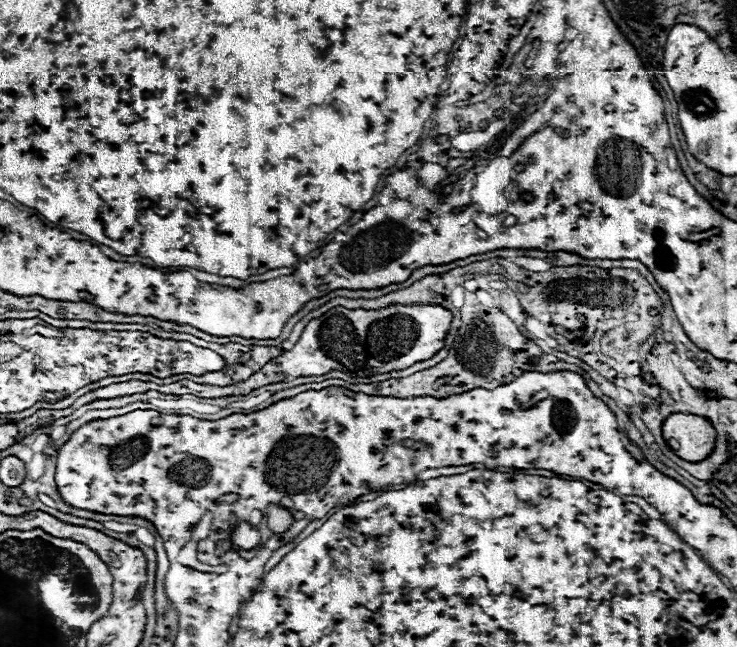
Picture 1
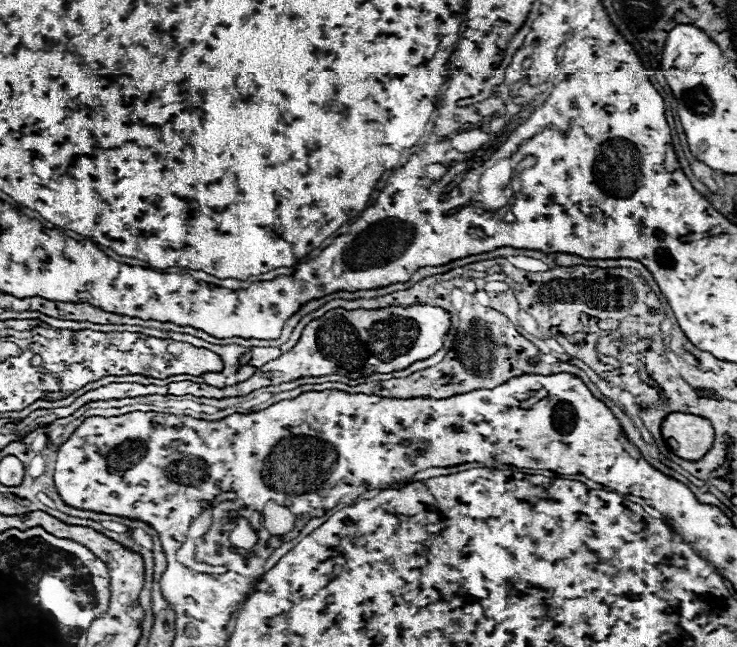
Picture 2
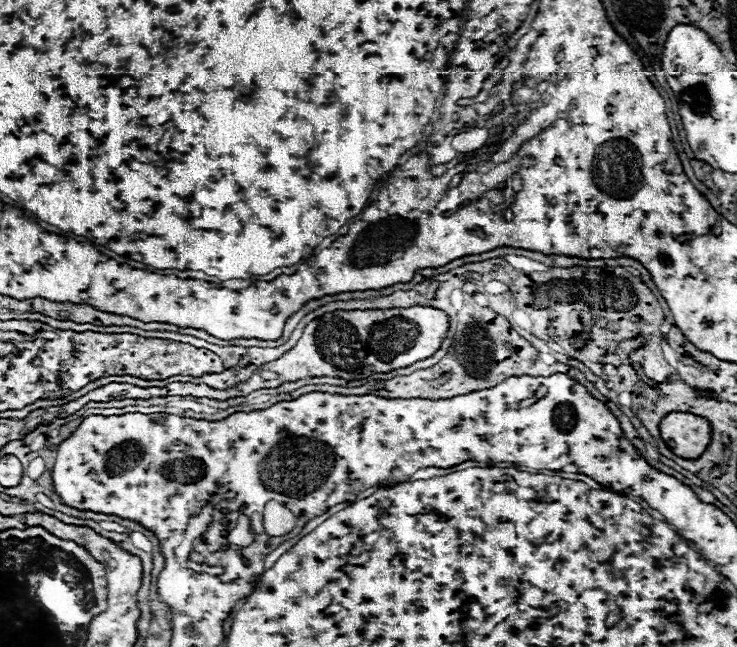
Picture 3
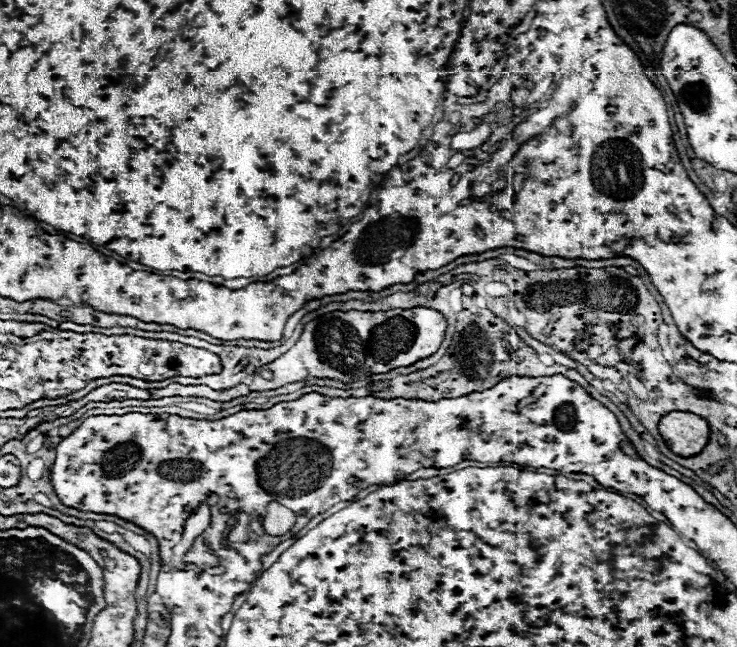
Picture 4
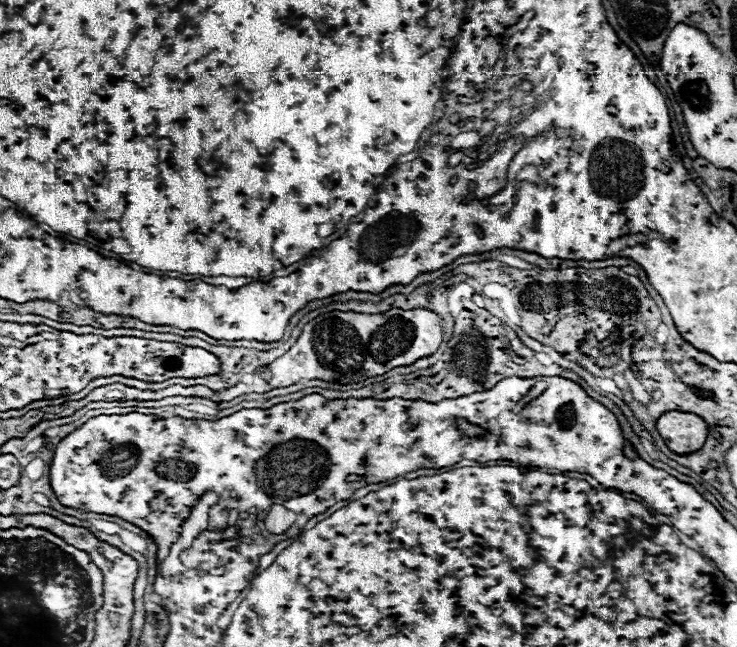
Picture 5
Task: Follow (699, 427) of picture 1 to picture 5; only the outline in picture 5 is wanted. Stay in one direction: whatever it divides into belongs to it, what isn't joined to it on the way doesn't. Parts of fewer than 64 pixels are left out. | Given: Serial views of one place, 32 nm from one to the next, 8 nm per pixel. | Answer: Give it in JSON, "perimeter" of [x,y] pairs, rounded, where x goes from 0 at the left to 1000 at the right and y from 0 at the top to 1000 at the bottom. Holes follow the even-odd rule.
{"perimeter":[[[923,634],[898,640],[890,662],[904,689],[917,702],[939,702],[950,696],[961,677],[961,655],[950,643]]]}

